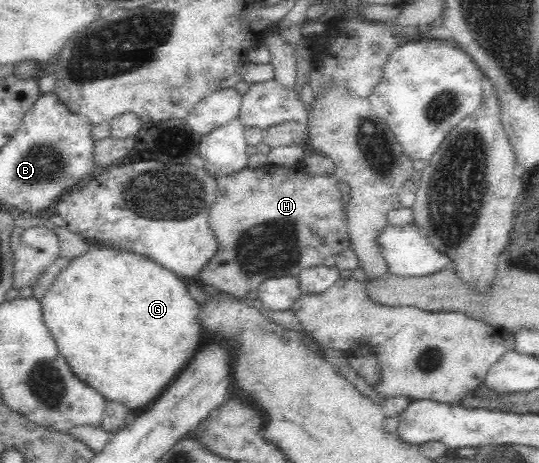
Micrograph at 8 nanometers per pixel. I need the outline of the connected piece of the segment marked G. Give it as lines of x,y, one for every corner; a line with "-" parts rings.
88,241
87,251
68,261
69,263
59,271
59,275
53,279
51,285
45,289
45,293
43,293
40,302
42,319
45,322
45,326
49,329
51,336
54,338
60,354
65,356
72,371
82,381
97,388
105,396
106,400
123,402
127,406
133,407
133,409
135,407
148,408
166,386
179,375
179,372
185,369
187,363
189,363
189,358
205,339
203,336
205,332
202,328
202,320
205,320
206,309
191,297
191,293
189,293
189,289
187,289
183,278
163,266
163,264
157,262
157,260
153,260
151,256
145,257
139,254
139,252
121,246
121,244
105,244

